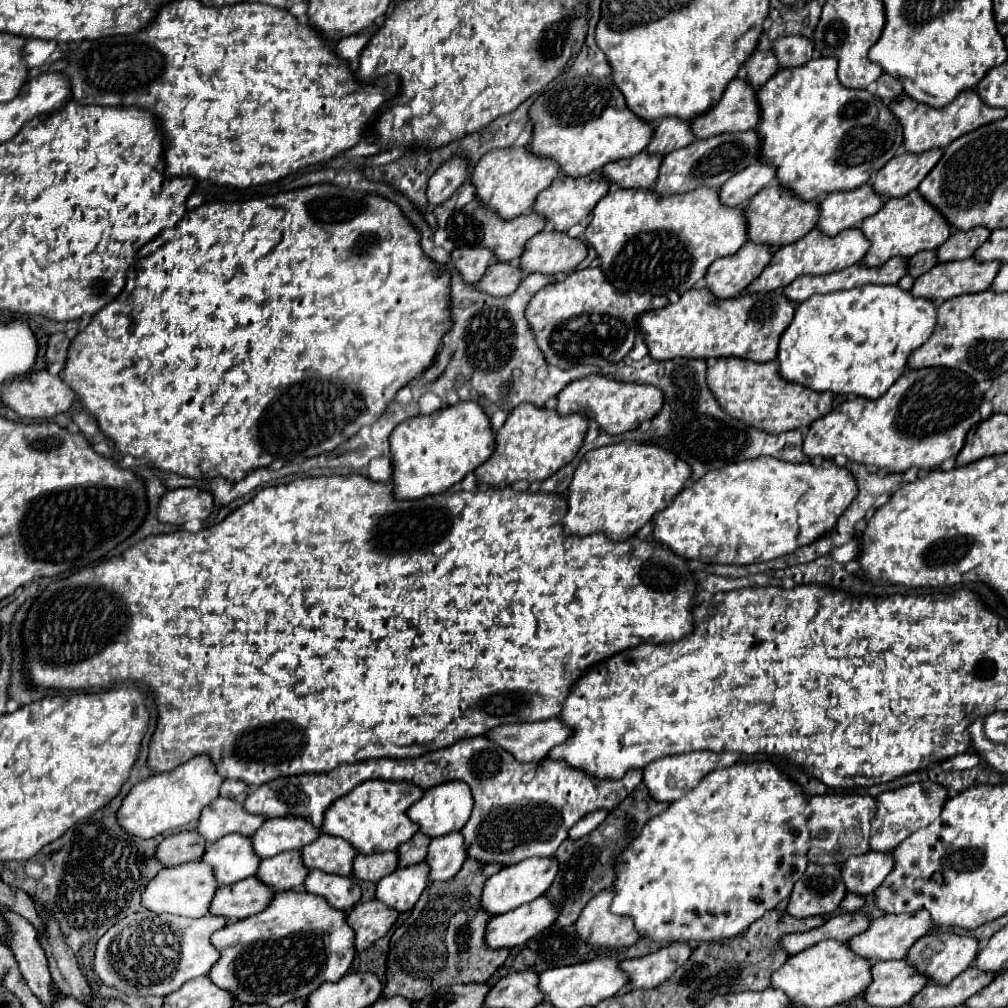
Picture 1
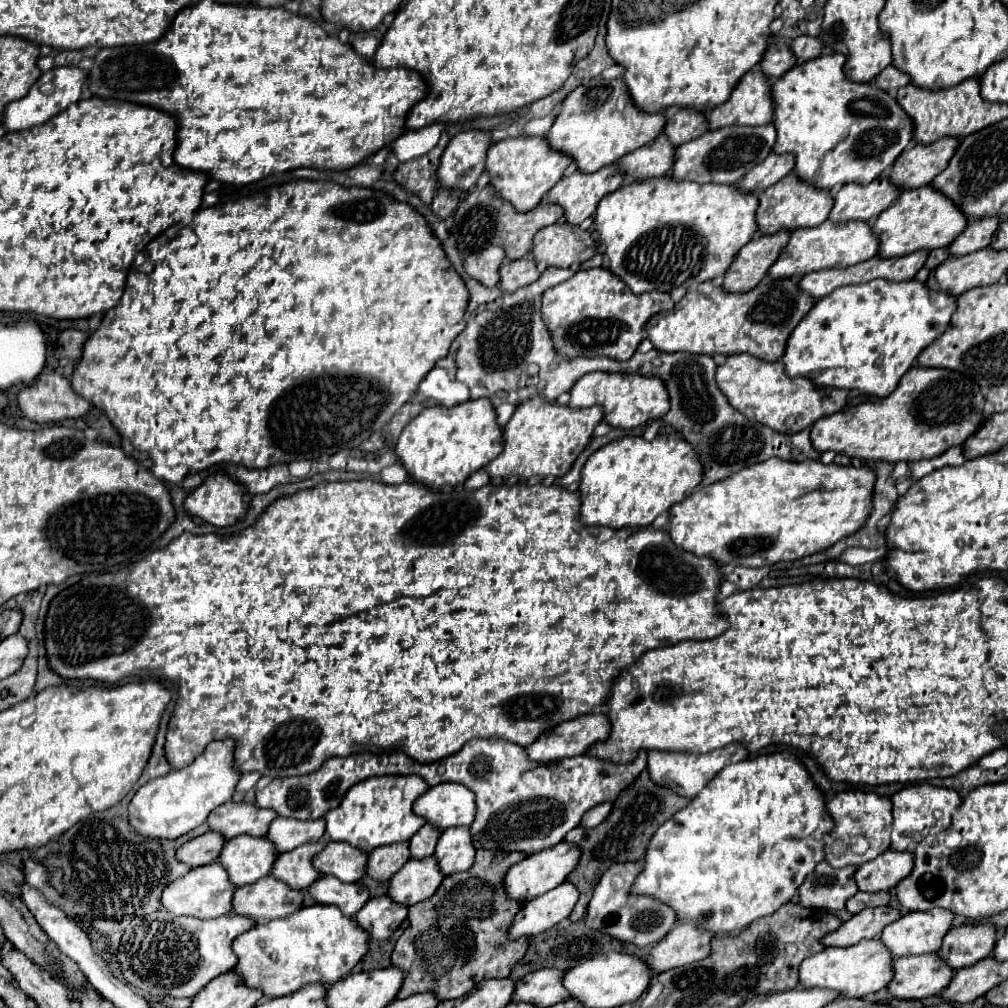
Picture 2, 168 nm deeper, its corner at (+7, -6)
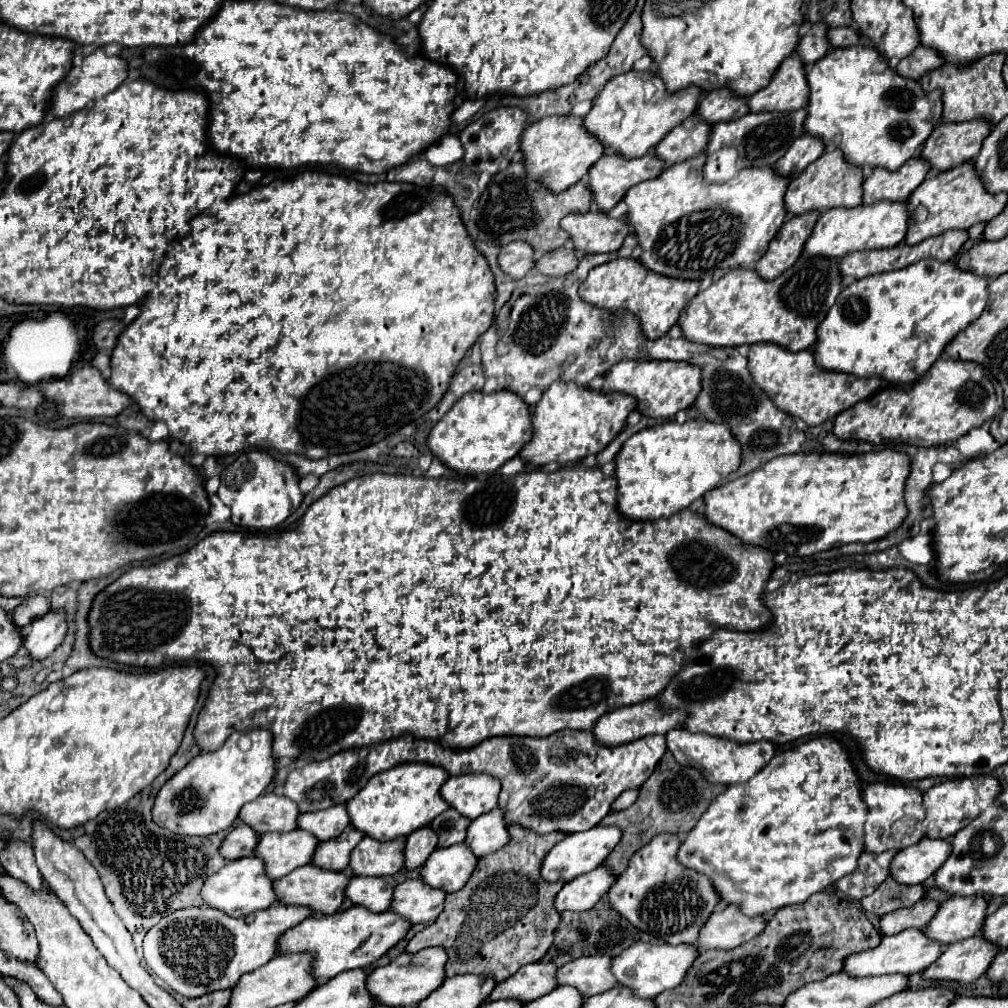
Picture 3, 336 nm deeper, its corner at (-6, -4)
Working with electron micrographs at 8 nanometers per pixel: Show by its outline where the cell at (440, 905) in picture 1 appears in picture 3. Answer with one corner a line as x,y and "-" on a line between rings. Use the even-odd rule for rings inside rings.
519,824
509,826
509,834
511,834
511,842
501,850
479,858
479,866
475,868
475,874
471,874
469,882
461,890
447,894
445,908
439,914
439,918
431,926
415,934
407,944
407,952
419,952
427,946
443,946
449,954
449,962
447,962
449,978
457,974
493,974
497,982
503,982
509,976
513,976
521,966
539,962
553,944
553,932
561,920
561,914
555,910
553,900
565,882
543,880
541,862
543,862
543,856
567,834
549,832
543,836
543,834
525,830

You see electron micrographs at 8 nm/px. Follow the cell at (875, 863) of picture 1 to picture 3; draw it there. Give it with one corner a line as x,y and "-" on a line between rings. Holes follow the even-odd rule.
923,838
897,854
891,862
891,878
903,884
921,884
933,876
949,856
951,844
947,840

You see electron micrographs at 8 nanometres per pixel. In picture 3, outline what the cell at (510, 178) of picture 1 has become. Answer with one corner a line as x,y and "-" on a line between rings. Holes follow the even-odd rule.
573,114
545,116
527,126
523,132
521,150
525,154
527,174
531,174
531,178
537,178
543,186
551,188
551,192
563,192
579,182
605,152
603,144
583,126
583,118

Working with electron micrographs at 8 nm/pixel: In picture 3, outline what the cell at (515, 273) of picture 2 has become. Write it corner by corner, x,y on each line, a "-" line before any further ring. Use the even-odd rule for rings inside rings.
571,244
547,252
535,262
535,270
545,276
565,276
577,266
579,266
579,254
575,252
575,248
571,248

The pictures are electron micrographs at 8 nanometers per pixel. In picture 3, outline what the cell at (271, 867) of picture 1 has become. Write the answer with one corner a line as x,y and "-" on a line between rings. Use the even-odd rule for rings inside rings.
347,828
343,834
339,834
337,838
331,838
327,842
319,844
319,850
315,852
313,864
321,866
321,868
331,868
335,872
341,872
349,866
351,862
351,852
353,848
365,838
365,832
357,830
357,828

